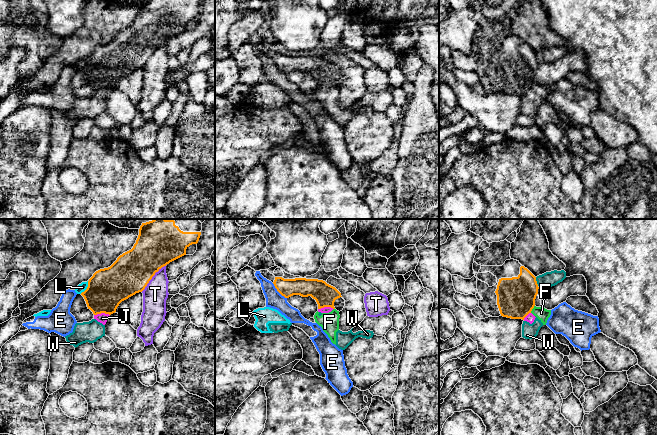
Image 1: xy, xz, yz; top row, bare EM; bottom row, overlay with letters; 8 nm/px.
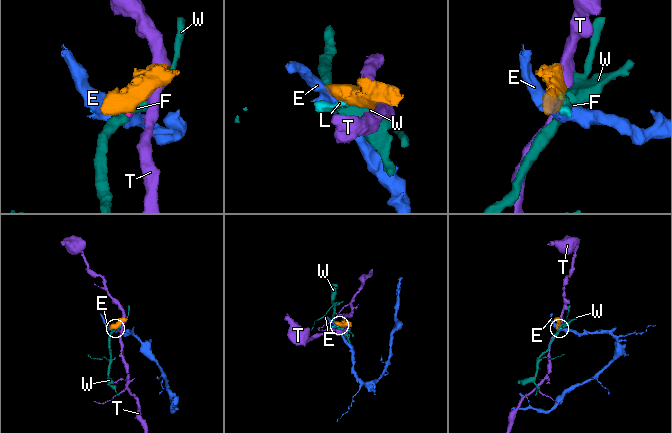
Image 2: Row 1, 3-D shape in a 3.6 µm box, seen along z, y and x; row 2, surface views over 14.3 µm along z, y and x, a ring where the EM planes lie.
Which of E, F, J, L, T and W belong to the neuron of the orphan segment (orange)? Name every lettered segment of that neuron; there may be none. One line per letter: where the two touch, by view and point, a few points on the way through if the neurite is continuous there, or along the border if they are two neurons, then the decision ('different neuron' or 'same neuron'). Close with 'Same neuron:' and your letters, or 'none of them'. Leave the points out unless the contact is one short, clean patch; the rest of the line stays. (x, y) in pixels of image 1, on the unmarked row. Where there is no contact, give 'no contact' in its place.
E: meets orange in xz at (278, 67); border along xz (272, 59), (286, 74); different neuron
F: meets orange in yz at (532, 84); border along yz (534, 81), (530, 88); different neuron
J: meets orange in xy at (101, 88); border along xy (109, 90), (97, 89), (94, 91); different neuron
L: meets orange in xy at (87, 64); border along xy (88, 57), (88, 62), (80, 69); different neuron
T: meets orange in xy at (152, 52); different neuron
W: meets orange in yz at (536, 57); border along yz (535, 53), (538, 61); different neuron
Same neuron: none of them

